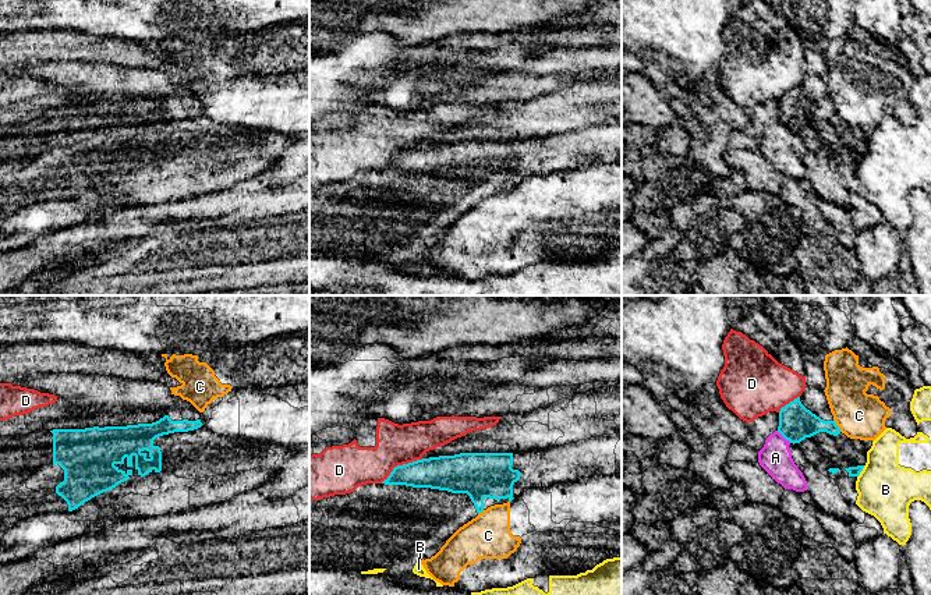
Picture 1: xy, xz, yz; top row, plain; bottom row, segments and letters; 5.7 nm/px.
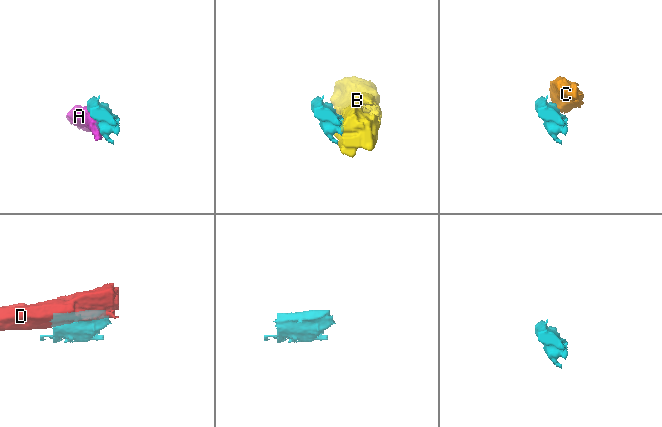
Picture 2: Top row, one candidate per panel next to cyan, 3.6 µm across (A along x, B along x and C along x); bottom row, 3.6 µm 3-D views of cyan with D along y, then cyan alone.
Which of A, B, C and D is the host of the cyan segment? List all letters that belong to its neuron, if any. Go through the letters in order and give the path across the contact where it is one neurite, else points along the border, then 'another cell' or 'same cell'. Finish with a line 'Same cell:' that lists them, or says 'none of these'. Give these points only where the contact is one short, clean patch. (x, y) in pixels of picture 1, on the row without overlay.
A: another cell
B: another cell
C: border yz (834, 107), (841, 119); another cell
D: another cell
Same cell: none of these

